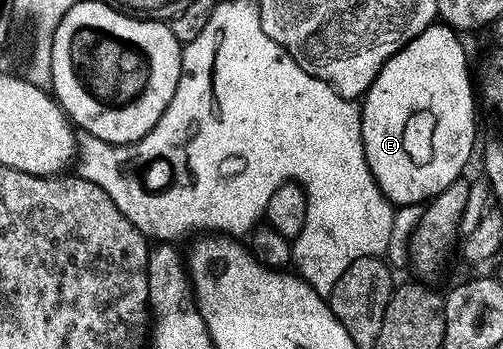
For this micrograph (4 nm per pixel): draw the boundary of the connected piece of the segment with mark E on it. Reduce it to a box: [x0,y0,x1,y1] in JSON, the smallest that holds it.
[360,22,476,206]

